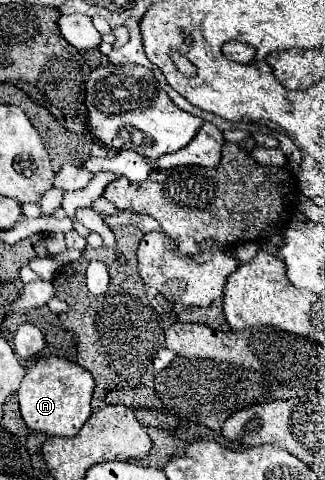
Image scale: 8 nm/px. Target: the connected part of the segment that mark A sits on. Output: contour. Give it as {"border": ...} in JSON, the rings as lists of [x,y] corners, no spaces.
{"border":[[[51,356],[29,366],[17,390],[17,400],[21,416],[31,430],[43,432],[47,436],[75,436],[91,416],[91,394],[93,376],[87,370],[65,358]]]}

